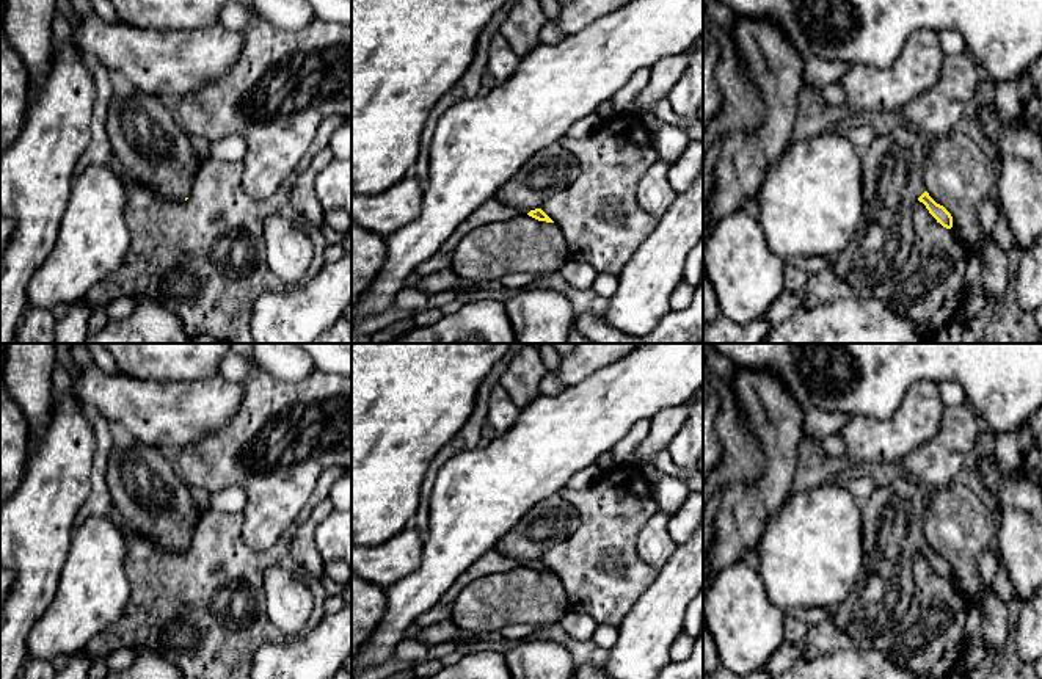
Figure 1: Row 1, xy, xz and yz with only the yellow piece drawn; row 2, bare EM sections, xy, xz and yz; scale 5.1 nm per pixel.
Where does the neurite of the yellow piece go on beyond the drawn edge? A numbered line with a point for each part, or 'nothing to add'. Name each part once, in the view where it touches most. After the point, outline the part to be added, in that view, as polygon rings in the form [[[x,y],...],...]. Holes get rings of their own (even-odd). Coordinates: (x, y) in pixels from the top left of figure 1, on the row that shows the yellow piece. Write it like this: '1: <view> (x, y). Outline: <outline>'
1: xz (550, 171). Outline: [[[560,143],[530,157],[496,193],[494,199],[524,215],[563,191],[581,176],[579,158]]]

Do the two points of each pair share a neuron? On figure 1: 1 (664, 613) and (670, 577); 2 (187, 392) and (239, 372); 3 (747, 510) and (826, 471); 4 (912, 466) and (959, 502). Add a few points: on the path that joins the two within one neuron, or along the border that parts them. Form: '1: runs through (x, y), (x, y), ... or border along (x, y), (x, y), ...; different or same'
1: runs through (664, 604), (670, 587); same
2: border along (218, 375), (239, 383); different
3: border along (797, 453), (796, 474), (783, 497); different
4: border along (953, 480), (932, 491); different

